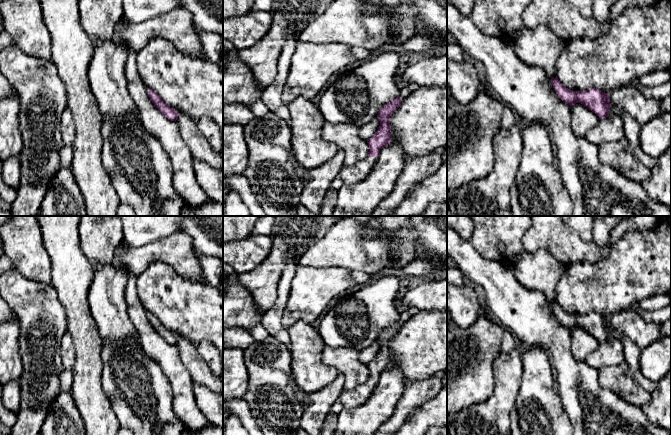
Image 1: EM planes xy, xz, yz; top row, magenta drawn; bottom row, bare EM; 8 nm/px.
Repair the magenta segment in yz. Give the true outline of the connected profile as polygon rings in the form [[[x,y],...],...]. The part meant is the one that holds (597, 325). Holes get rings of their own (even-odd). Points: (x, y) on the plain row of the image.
[[[557,301],[551,302],[552,310],[559,323],[571,331],[576,327],[581,327],[600,343],[607,342],[610,339],[620,340],[624,350],[624,360],[634,374],[638,383],[640,383],[650,394],[656,387],[656,382],[646,378],[640,370],[639,360],[642,349],[635,342],[626,338],[611,329],[610,318],[596,312],[590,312],[586,315],[572,315],[566,312]]]

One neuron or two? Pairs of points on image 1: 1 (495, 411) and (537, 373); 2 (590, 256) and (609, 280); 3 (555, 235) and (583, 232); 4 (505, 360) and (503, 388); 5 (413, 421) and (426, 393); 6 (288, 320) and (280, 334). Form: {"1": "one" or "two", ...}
{"1": "two", "2": "two", "3": "two", "4": "one", "5": "two", "6": "two"}

